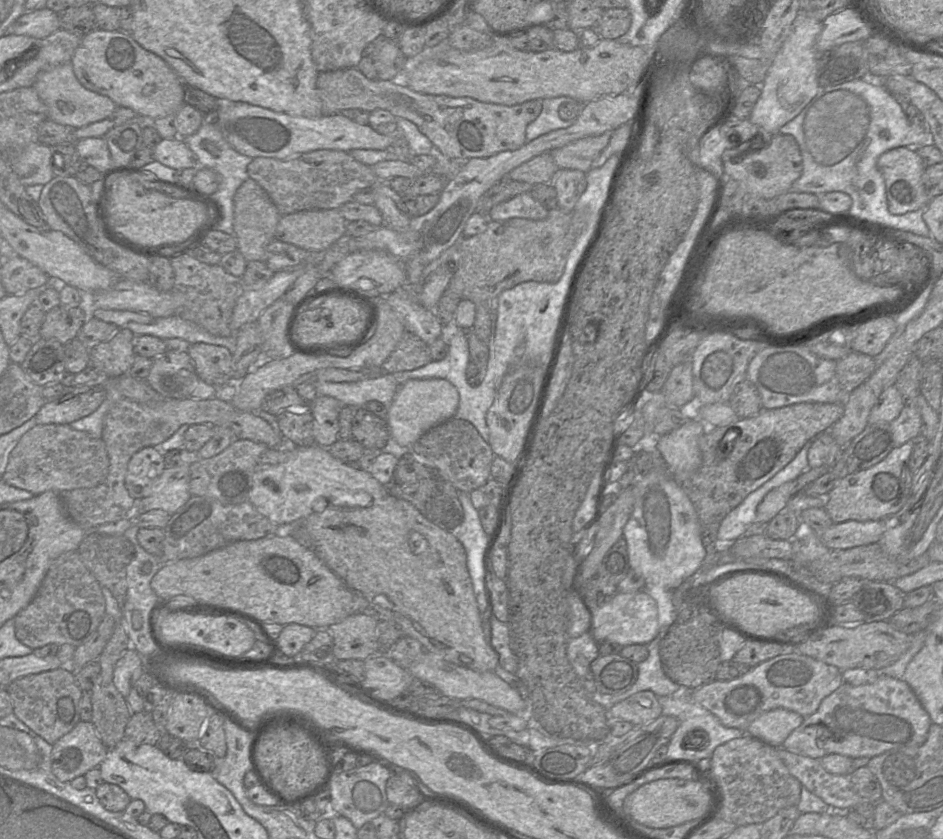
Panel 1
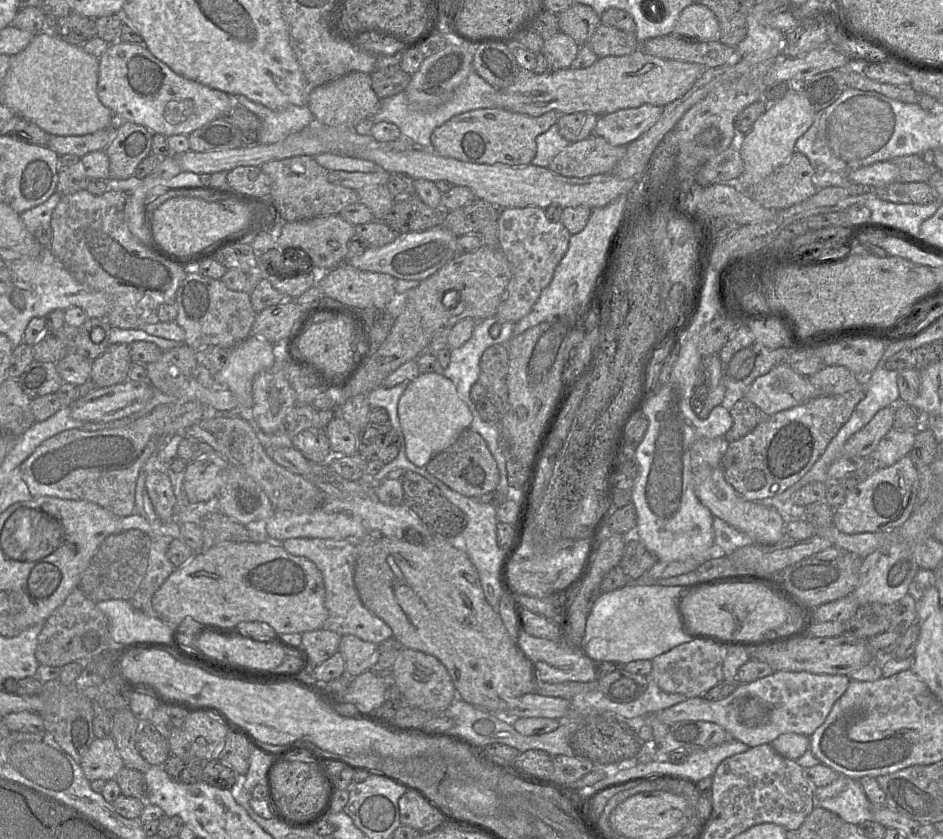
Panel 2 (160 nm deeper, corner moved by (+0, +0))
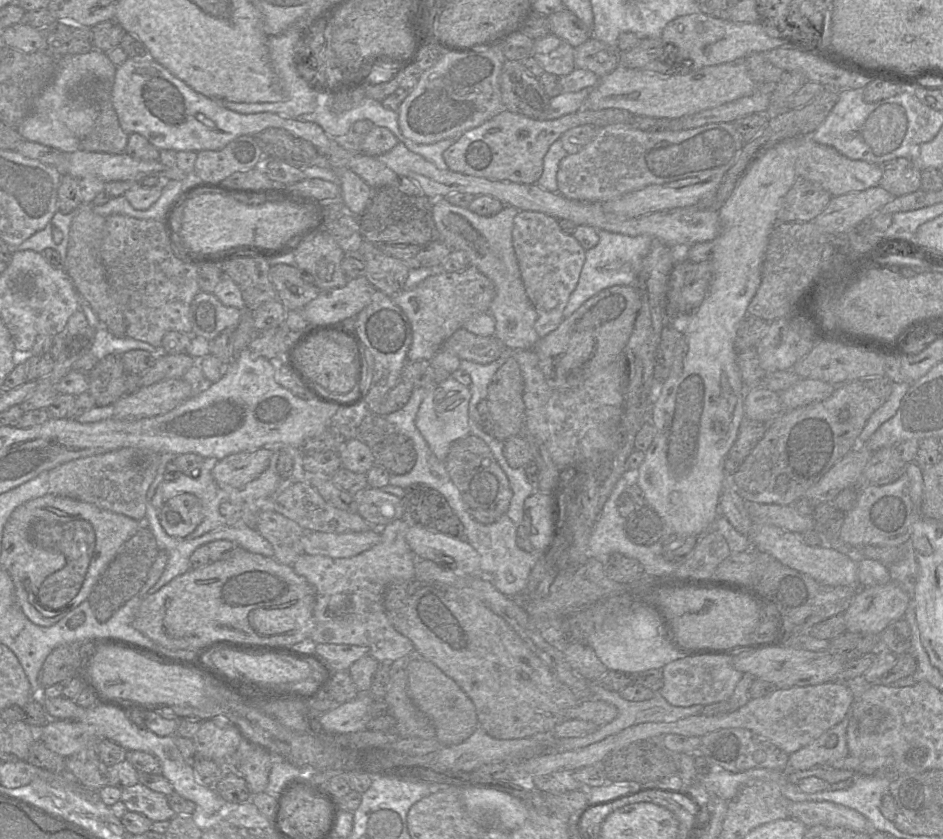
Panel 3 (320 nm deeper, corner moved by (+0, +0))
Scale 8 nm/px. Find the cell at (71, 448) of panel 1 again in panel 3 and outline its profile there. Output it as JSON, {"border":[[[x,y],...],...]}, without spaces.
{"border":[[[121,448],[71,460],[47,472],[49,494],[90,503],[139,521],[146,515],[147,491],[155,478],[161,456],[148,449]]]}

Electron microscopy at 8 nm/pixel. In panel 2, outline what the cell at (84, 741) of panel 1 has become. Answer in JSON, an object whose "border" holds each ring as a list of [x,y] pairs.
{"border":[[[96,738],[90,745],[80,766],[89,781],[111,780],[124,767],[114,739]]]}

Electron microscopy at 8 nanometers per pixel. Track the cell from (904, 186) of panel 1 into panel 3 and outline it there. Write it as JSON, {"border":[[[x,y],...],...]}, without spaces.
{"border":[[[803,137],[803,138],[795,138],[795,139],[787,139],[787,140],[797,140],[797,157],[795,160],[795,172],[797,176],[801,176],[804,177],[810,181],[816,182],[819,185],[821,185],[831,196],[841,196],[847,193],[851,193],[851,192],[859,192],[859,191],[863,191],[869,188],[873,188],[876,186],[879,186],[880,184],[880,180],[882,178],[882,170],[880,168],[879,165],[877,164],[871,164],[871,163],[867,163],[864,161],[860,161],[860,160],[851,160],[847,157],[845,157],[844,155],[840,154],[836,149],[827,146],[827,145],[823,145],[820,143],[817,143],[816,141],[814,141],[811,137]]]}

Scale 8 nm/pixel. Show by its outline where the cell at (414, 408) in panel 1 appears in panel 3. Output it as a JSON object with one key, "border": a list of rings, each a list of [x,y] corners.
{"border":[[[451,376],[427,388],[426,396],[417,412],[415,424],[433,454],[441,461],[446,459],[450,447],[457,440],[470,435],[468,414],[470,397],[469,388],[458,383]]]}

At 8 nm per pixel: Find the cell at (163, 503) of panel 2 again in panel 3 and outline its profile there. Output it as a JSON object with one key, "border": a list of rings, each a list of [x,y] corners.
{"border":[[[189,493],[178,494],[165,501],[159,512],[164,531],[171,537],[186,538],[203,518],[200,500]]]}

